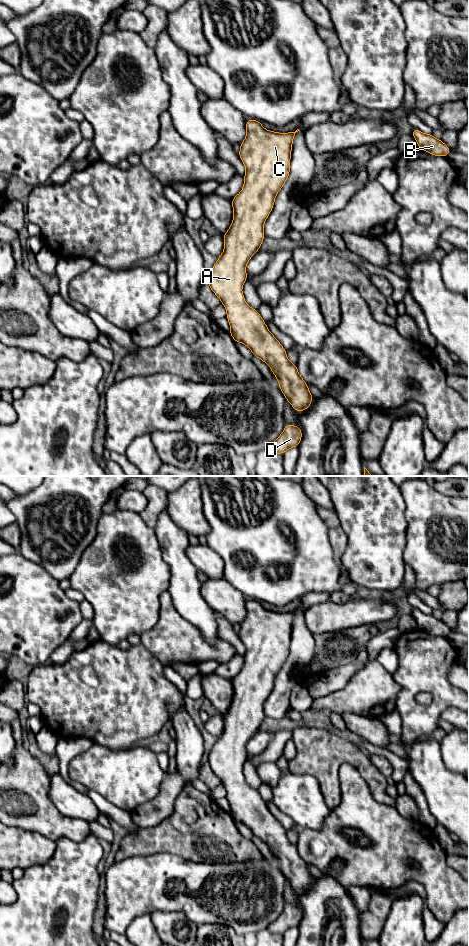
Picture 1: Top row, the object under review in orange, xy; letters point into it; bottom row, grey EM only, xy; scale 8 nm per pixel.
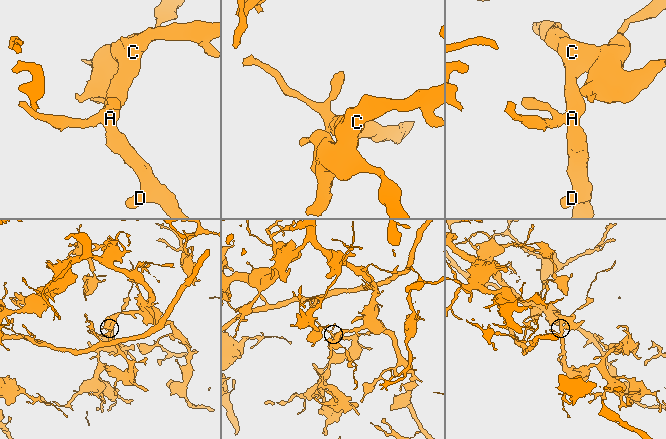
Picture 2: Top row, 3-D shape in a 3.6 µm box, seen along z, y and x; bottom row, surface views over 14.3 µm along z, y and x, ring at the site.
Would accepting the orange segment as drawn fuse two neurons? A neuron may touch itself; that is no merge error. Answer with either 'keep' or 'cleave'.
keep

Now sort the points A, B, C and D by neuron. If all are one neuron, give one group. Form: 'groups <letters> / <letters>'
groups A B C D

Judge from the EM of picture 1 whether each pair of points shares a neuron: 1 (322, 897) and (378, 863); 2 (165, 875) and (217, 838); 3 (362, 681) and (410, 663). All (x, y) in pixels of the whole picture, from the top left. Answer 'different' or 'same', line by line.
1: different
2: different
3: different

